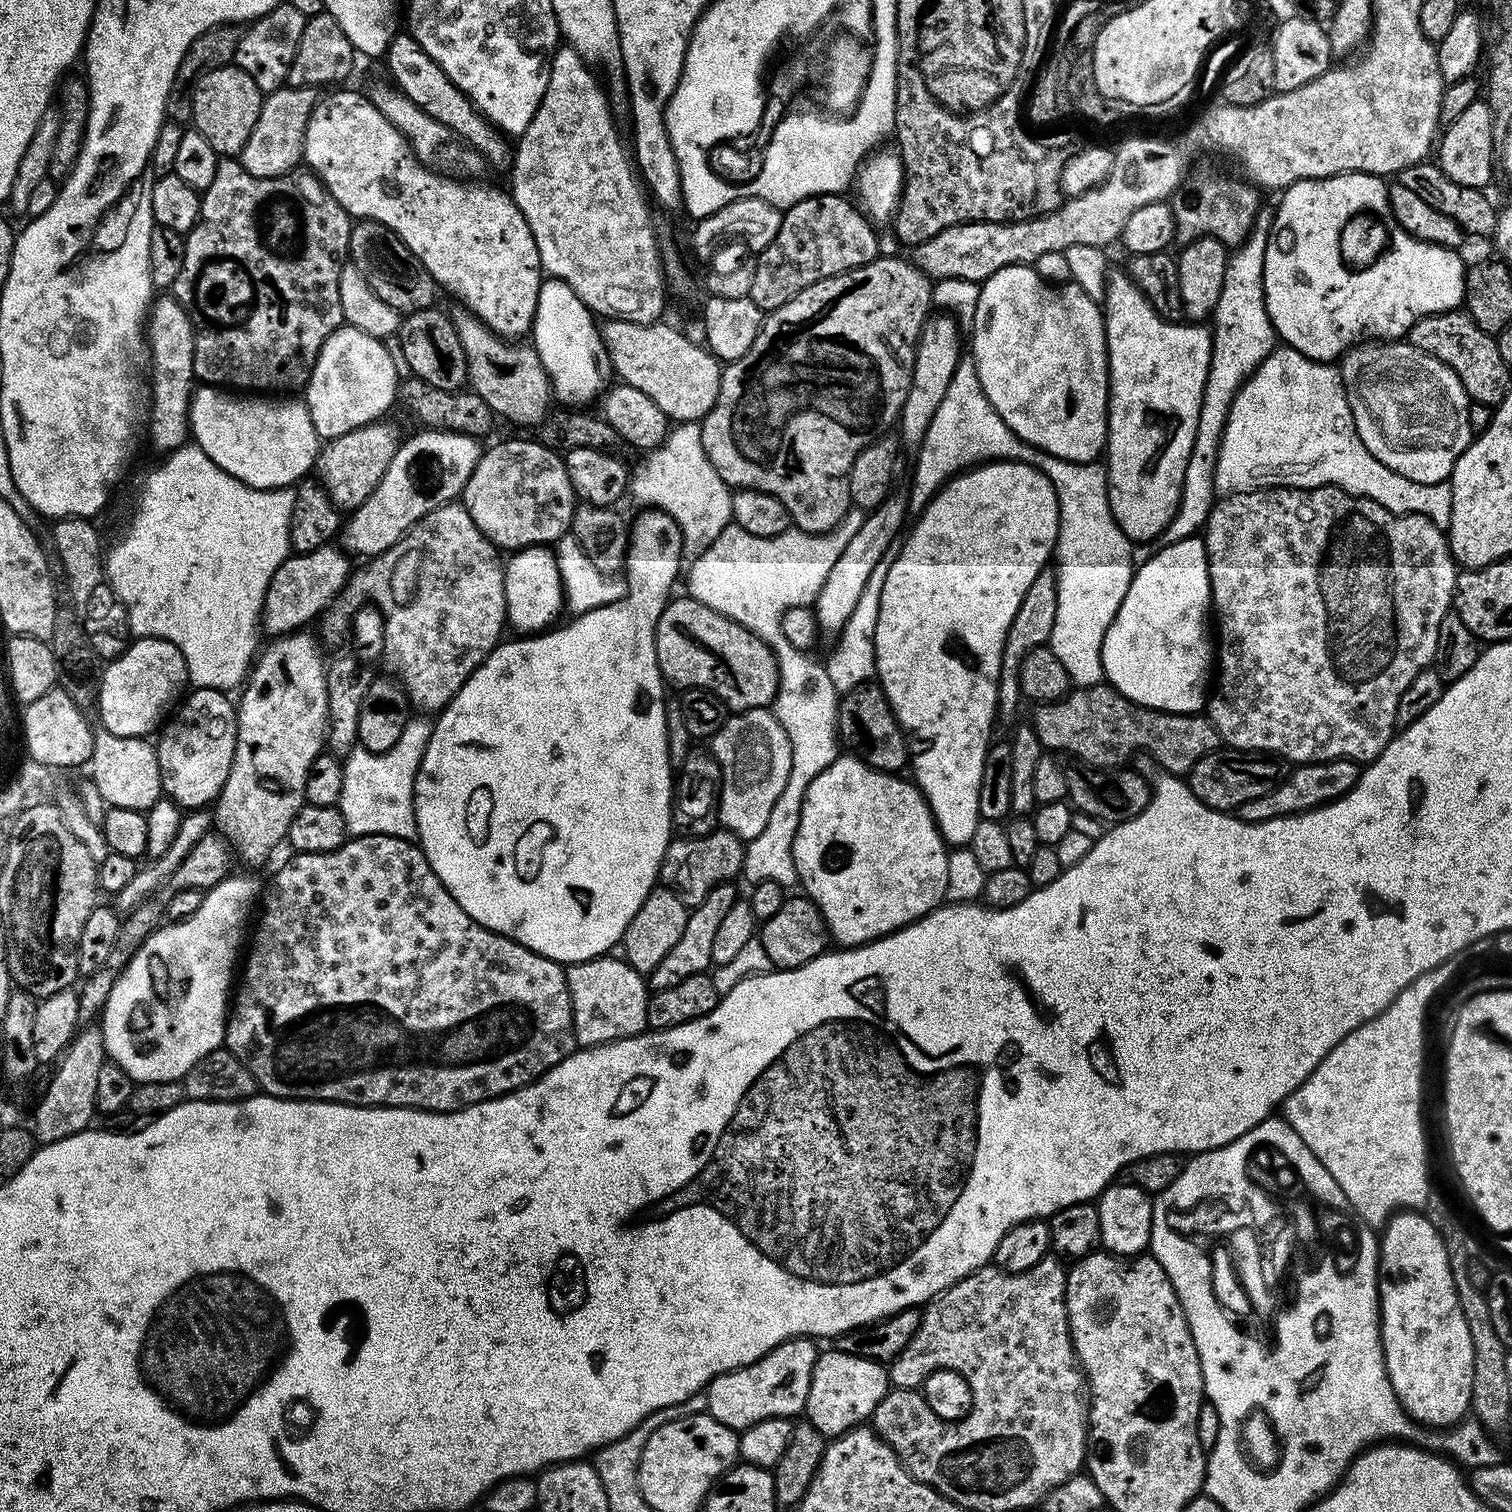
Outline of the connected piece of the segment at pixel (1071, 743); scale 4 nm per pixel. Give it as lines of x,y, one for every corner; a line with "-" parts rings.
1107,682
1076,686
1061,697
1048,703
1037,703
1036,713
1030,717
1030,723
1044,750
1053,753
1068,752
1069,757
1084,761
1094,768
1119,768
1129,763
1128,759
1136,751
1149,752
1163,771
1168,774
1186,774
1206,754
1217,751
1222,741
1218,730
1208,720
1207,715
1194,712
1163,712
1157,708
1143,708
1126,698
1121,692

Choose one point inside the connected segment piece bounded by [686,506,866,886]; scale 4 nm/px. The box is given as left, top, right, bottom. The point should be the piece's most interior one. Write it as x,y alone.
752,580

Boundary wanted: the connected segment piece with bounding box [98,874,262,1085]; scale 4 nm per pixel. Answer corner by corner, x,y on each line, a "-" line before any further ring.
229,875
222,883
207,889
201,906
188,919
165,923
145,938
120,969
106,998
98,1027
107,1059
122,1066
137,1085
183,1081
194,1062
207,1060
212,1052
221,1051
228,1025
230,993
234,988
232,967
238,964
236,951
240,948
240,935
252,912
252,903
255,900
257,903
262,892
262,884
258,881
236,875

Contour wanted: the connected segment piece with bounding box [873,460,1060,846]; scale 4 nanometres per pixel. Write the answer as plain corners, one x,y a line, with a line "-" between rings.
993,460
987,464
973,466
955,476
937,492
934,499
925,506
924,511
915,517
916,525
907,529
902,543
899,545
897,558
890,566
886,582
883,583
881,605
878,606
877,629
874,630
873,644
876,647
876,673
878,683
883,688
888,706
896,715
896,721
905,733
913,737
921,736
928,740
928,748
913,755
910,760
910,772
914,783
932,811
940,835
948,846
968,846
974,838
975,828
980,824
978,810
978,794
982,786
982,766
986,762
986,754
993,743
992,723
998,717
998,701
1000,699
1000,667
1002,666
1002,650
1006,642
1006,630
1010,630
1010,622
1014,622
1014,614
1018,614
1018,606
1022,606
1022,598
1026,598
1026,590
1030,590
1030,582
1045,571
1047,560
1051,561
1056,546
1056,535
1060,532
1060,507
1054,486
1050,478
1039,468
1022,464
1019,460

